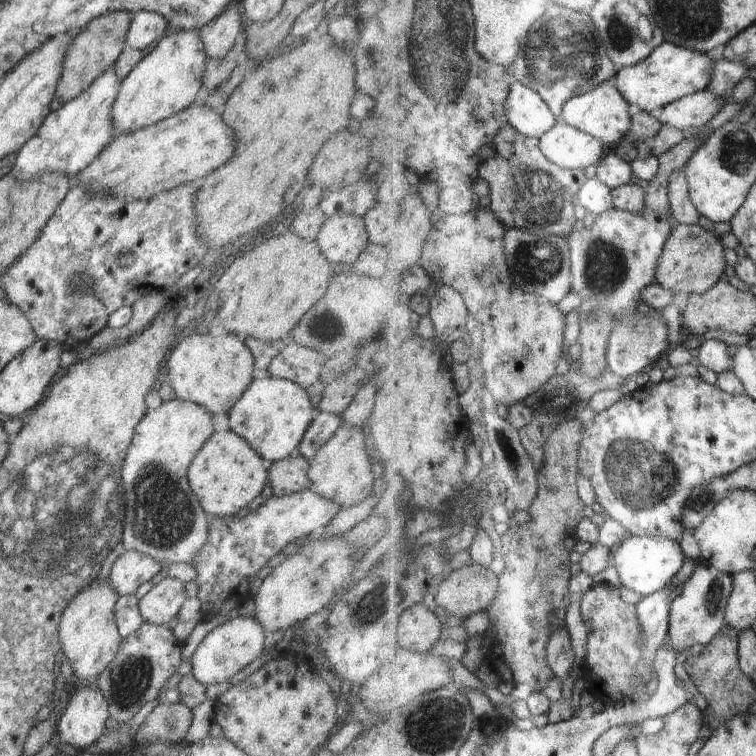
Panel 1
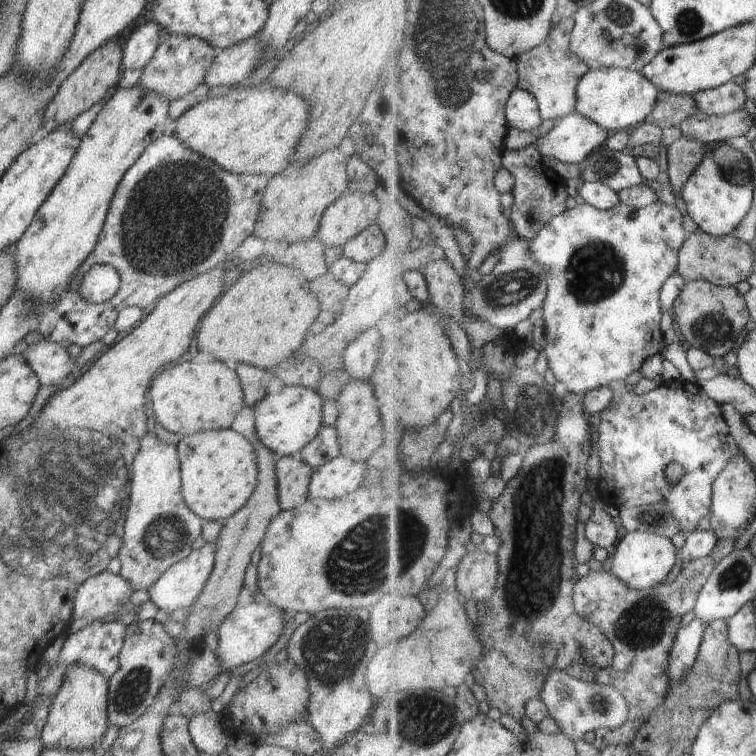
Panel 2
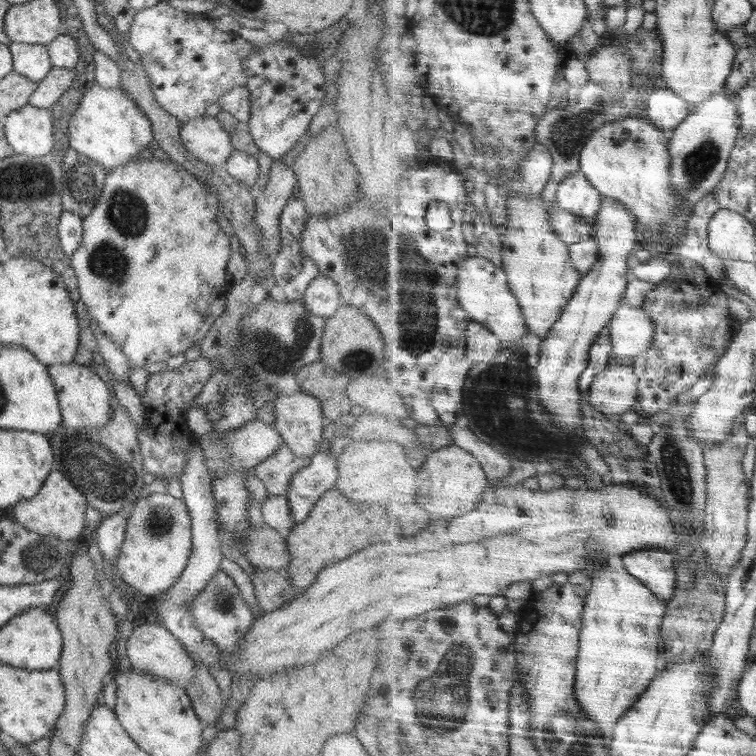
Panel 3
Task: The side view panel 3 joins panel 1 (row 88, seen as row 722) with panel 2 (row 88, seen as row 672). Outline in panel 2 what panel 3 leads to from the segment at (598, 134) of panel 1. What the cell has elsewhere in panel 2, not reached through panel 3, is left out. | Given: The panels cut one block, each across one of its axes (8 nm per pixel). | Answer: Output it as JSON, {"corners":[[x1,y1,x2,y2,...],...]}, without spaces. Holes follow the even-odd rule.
{"corners":[[614,67,590,69,577,88,576,112,591,118,613,133,630,132,654,112,661,91,643,72]]}

